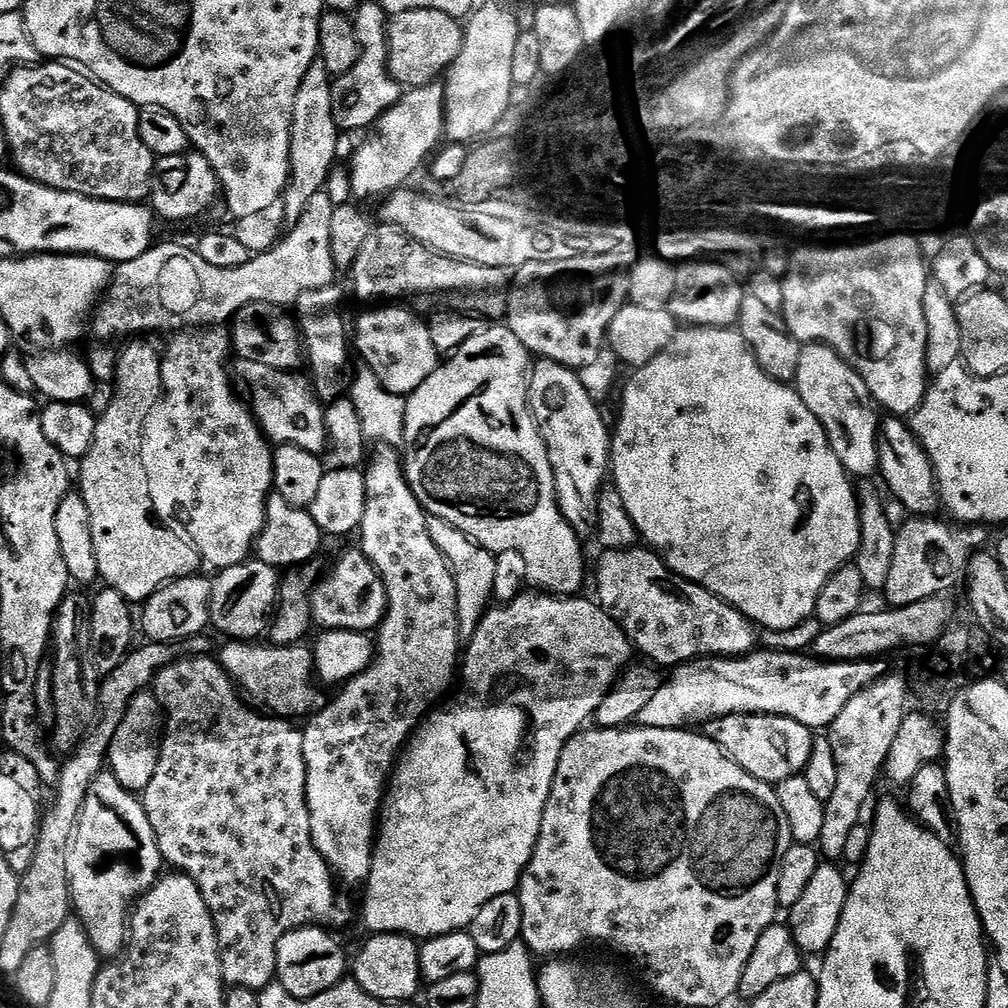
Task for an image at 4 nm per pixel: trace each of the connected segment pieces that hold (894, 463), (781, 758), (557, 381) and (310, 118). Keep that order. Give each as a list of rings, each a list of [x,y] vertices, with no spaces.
[[[888,416],[881,421],[879,454],[880,475],[893,496],[910,512],[908,514],[927,518],[935,515],[942,501],[932,460],[915,436],[914,430],[901,417]]]
[[[743,712],[718,716],[706,724],[706,735],[714,741],[746,774],[754,774],[770,785],[781,784],[792,776],[799,776],[810,762],[813,729],[802,726],[785,716],[767,716],[757,712]]]
[[[540,358],[535,361],[530,372],[528,403],[546,442],[556,483],[556,501],[576,535],[587,538],[596,532],[598,498],[610,476],[610,424],[604,421],[600,413],[601,405],[587,393],[579,371],[553,360]]]
[[[312,65],[296,95],[292,118],[292,175],[282,197],[284,209],[293,219],[300,217],[309,201],[325,187],[324,182],[338,156],[340,132],[334,116],[334,90],[330,79],[332,74],[326,67]]]

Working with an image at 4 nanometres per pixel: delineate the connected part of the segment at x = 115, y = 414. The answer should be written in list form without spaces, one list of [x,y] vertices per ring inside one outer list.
[[[148,340],[126,345],[114,365],[112,401],[108,410],[99,413],[94,442],[80,468],[78,491],[91,514],[99,579],[136,606],[149,600],[157,588],[197,575],[202,568],[200,552],[187,535],[158,522],[152,510],[142,442],[144,426],[161,399],[162,357],[157,345]]]

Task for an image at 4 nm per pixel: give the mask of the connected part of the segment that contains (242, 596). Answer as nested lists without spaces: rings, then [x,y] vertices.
[[[249,558],[238,566],[219,569],[218,575],[212,580],[212,614],[210,617],[211,627],[217,628],[224,638],[233,640],[255,641],[257,638],[269,631],[270,625],[275,617],[280,602],[280,586],[282,576],[277,569],[272,568],[259,558]]]

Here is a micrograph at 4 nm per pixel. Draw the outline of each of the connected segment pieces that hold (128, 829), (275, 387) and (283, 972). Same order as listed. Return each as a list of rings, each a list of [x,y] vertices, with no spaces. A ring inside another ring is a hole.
[[[110,770],[101,771],[87,791],[67,858],[72,908],[99,957],[109,960],[123,952],[130,930],[132,903],[156,884],[163,870],[157,836],[146,816],[143,803],[133,793],[125,790]]]
[[[237,359],[235,363],[235,379],[237,381],[240,379],[248,387],[247,399],[250,401],[250,411],[269,441],[280,446],[294,444],[313,453],[319,453],[320,448],[329,447],[330,433],[326,408],[323,403],[320,405],[320,400],[312,389],[313,381],[307,375],[296,376],[300,374],[292,370],[267,368],[249,360]]]
[[[320,926],[295,928],[293,932],[287,932],[276,944],[276,980],[294,998],[299,1000],[314,998],[340,983],[341,980],[345,979],[347,972],[344,971],[347,968],[349,971],[350,956],[344,953],[343,946],[330,933],[324,931],[328,930]]]

